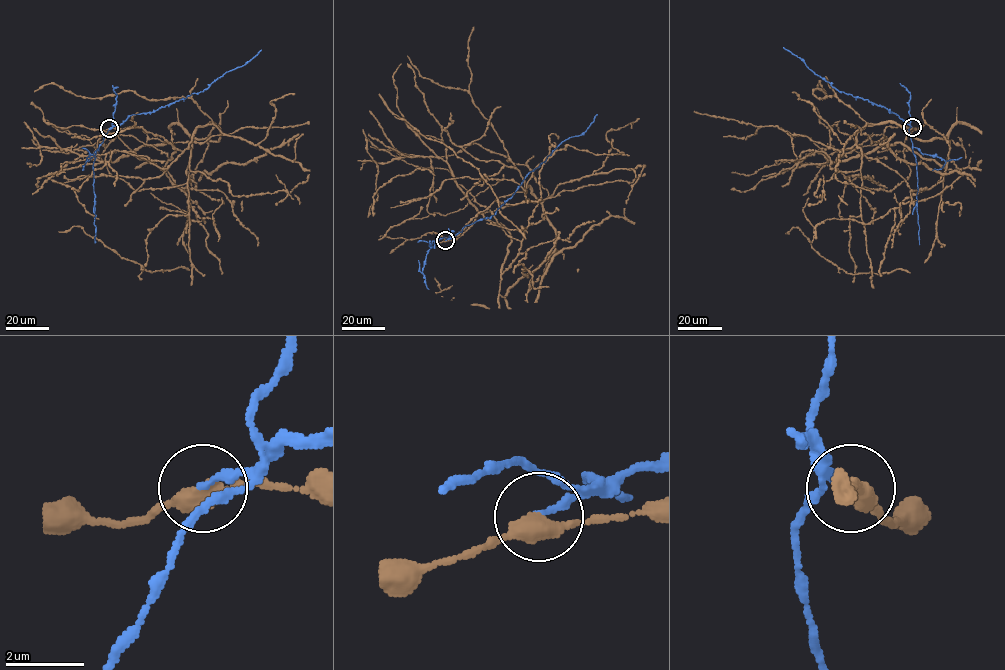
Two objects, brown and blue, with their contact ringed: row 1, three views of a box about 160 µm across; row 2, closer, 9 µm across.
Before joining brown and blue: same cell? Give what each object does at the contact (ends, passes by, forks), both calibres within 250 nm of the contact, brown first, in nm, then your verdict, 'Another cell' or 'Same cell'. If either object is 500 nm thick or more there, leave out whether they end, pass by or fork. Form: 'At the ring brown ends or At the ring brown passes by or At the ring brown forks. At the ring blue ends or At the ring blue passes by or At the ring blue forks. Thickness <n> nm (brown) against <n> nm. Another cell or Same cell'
At the ring brown passes by. At the ring blue ends. Thickness 400 nm (brown) against 190 nm. Another cell

